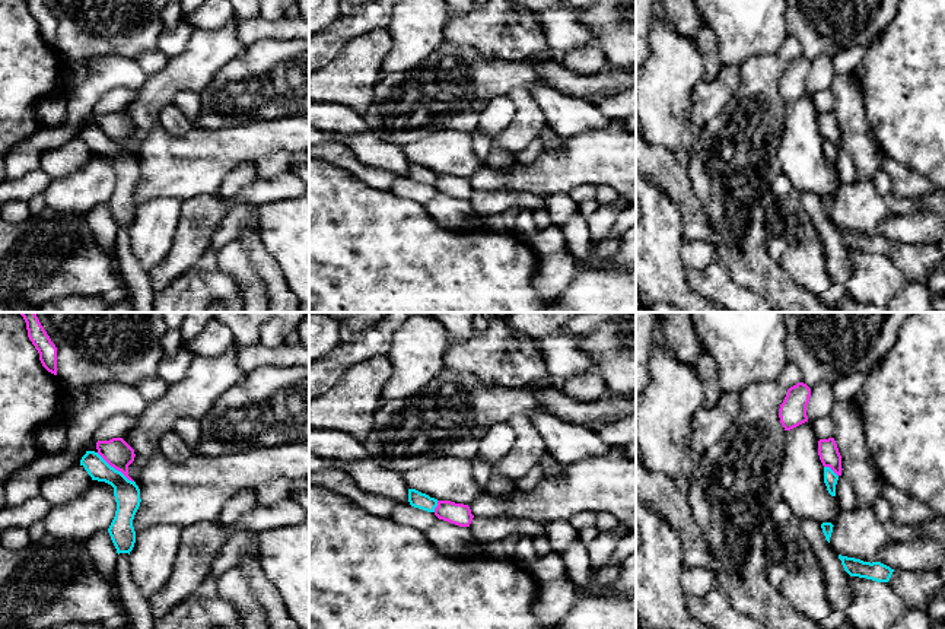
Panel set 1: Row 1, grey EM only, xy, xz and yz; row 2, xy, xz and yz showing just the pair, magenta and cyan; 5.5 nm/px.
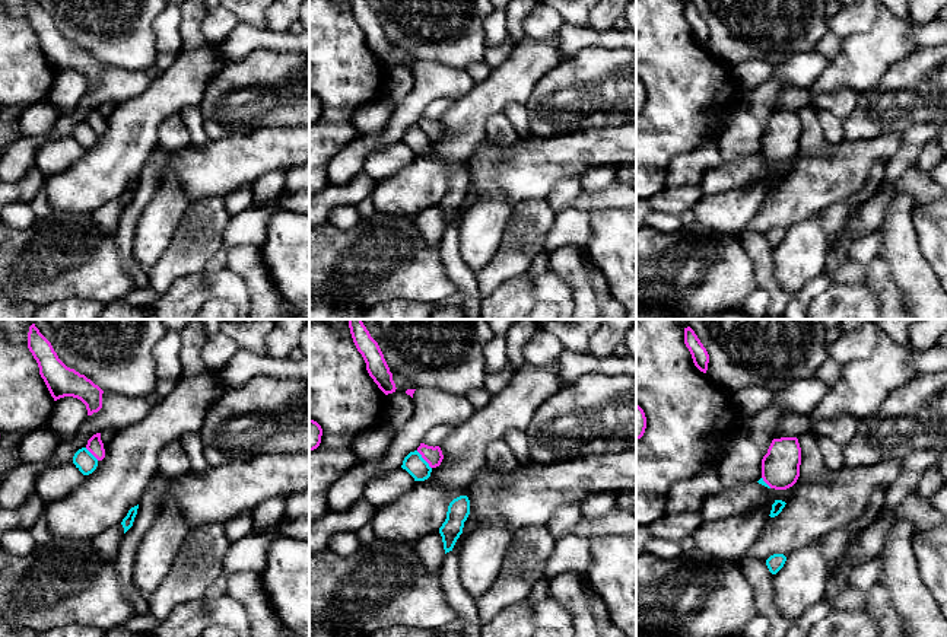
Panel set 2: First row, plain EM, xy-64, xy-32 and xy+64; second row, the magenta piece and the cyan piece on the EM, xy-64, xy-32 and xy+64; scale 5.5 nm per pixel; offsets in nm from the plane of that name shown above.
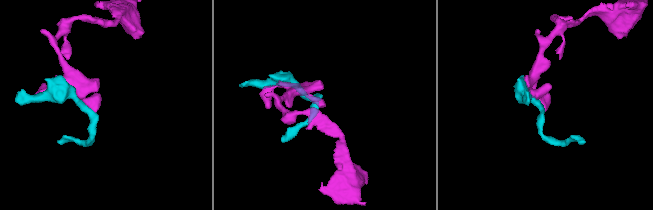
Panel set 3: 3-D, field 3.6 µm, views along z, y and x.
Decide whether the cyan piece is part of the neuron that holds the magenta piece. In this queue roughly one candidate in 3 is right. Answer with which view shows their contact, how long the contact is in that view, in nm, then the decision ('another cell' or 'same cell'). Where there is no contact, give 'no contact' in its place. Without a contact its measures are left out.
xy | 260 nm | same cell

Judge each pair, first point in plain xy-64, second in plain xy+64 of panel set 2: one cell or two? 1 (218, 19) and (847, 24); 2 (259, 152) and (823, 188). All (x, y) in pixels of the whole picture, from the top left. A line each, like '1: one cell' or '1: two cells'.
1: one cell
2: one cell

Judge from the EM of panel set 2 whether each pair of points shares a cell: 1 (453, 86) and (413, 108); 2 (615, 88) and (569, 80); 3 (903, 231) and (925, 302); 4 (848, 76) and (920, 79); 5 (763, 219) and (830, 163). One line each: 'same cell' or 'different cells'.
1: same cell
2: same cell
3: same cell
4: different cells
5: same cell

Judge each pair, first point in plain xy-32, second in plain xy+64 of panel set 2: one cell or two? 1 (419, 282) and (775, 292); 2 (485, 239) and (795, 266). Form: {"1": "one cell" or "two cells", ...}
{"1": "two cells", "2": "one cell"}

